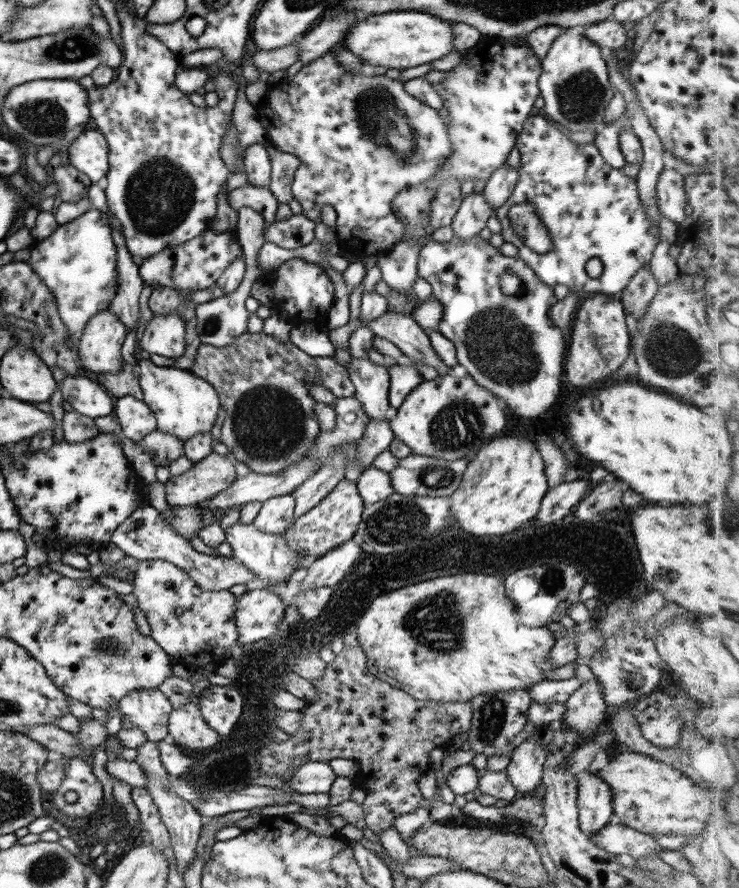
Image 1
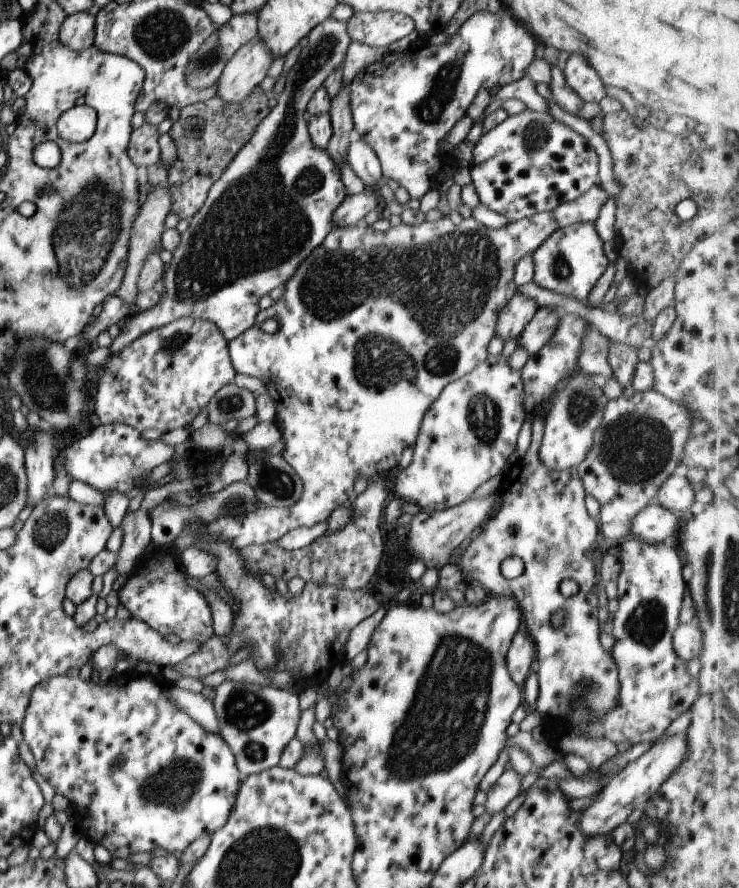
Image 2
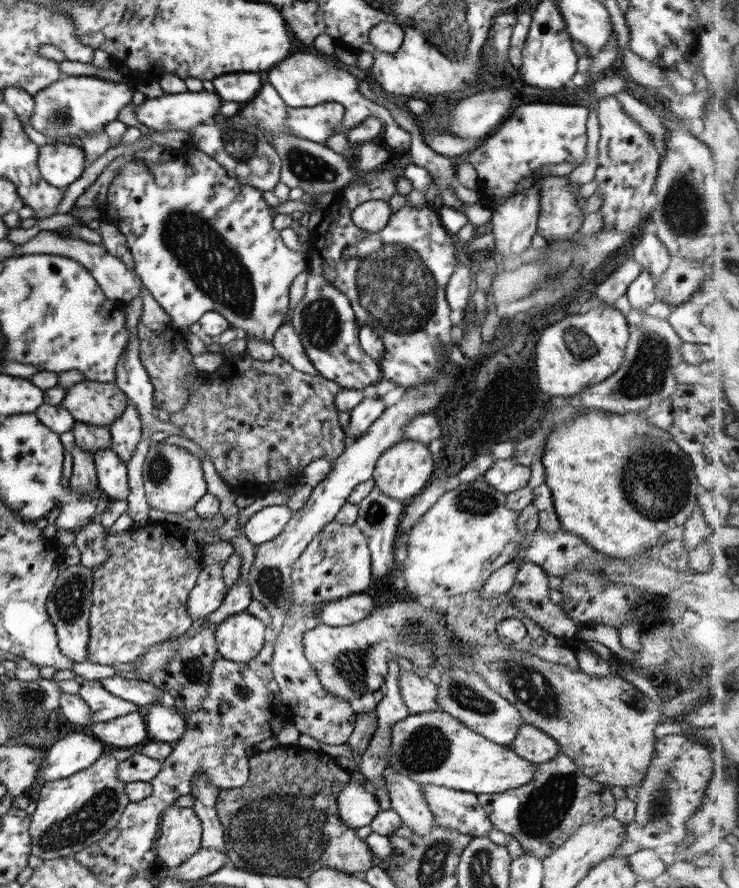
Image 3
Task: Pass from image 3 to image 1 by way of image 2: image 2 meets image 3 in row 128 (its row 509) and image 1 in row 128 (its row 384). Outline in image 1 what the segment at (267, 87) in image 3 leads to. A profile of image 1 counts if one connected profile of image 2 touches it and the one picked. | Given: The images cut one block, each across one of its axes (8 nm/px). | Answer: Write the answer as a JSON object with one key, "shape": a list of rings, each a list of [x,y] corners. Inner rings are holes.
{"shape":[[[329,51],[324,56],[321,56],[320,58],[317,58],[316,60],[313,60],[312,62],[305,63],[305,65],[299,70],[296,75],[293,77],[288,77],[286,80],[282,81],[280,84],[271,86],[265,96],[265,100],[262,104],[259,105],[259,115],[260,115],[260,122],[262,123],[262,128],[266,130],[267,134],[267,140],[271,142],[277,149],[280,149],[282,152],[294,155],[298,160],[301,162],[301,166],[297,168],[297,173],[294,177],[294,182],[291,184],[291,191],[293,194],[293,197],[298,200],[298,202],[302,206],[302,213],[304,216],[307,216],[310,220],[313,220],[314,222],[320,223],[320,208],[322,206],[326,206],[326,204],[330,204],[330,206],[333,206],[334,210],[337,214],[336,219],[336,226],[333,228],[335,230],[335,234],[337,235],[337,238],[340,240],[339,242],[346,242],[346,246],[350,246],[350,250],[354,250],[353,254],[354,256],[358,256],[361,260],[365,257],[380,257],[383,256],[393,247],[402,237],[403,234],[407,231],[407,226],[399,220],[396,213],[393,212],[392,204],[393,204],[393,198],[397,196],[398,193],[401,192],[402,189],[409,188],[409,186],[414,185],[420,185],[421,182],[428,181],[430,177],[433,177],[441,167],[441,164],[445,161],[446,157],[449,157],[449,154],[451,153],[451,142],[450,142],[450,131],[448,131],[448,125],[447,122],[449,121],[449,115],[447,118],[447,121],[444,121],[439,115],[438,110],[433,109],[432,107],[428,106],[427,104],[424,104],[421,100],[418,100],[417,98],[414,98],[413,96],[410,96],[403,87],[403,83],[396,80],[396,79],[390,79],[390,77],[386,77],[386,75],[380,75],[380,76],[364,76],[363,74],[352,74],[351,72],[347,72],[347,70],[344,70],[341,66],[337,65],[337,60],[335,57],[335,51]]]}

